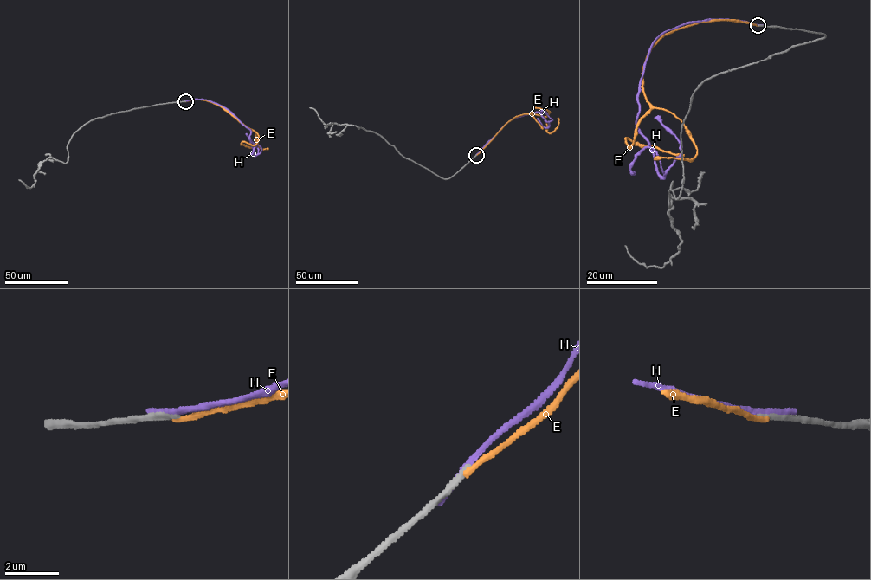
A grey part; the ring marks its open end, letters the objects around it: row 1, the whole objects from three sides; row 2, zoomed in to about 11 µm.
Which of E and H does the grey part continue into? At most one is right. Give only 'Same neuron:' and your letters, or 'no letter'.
Same neuron: no letter

